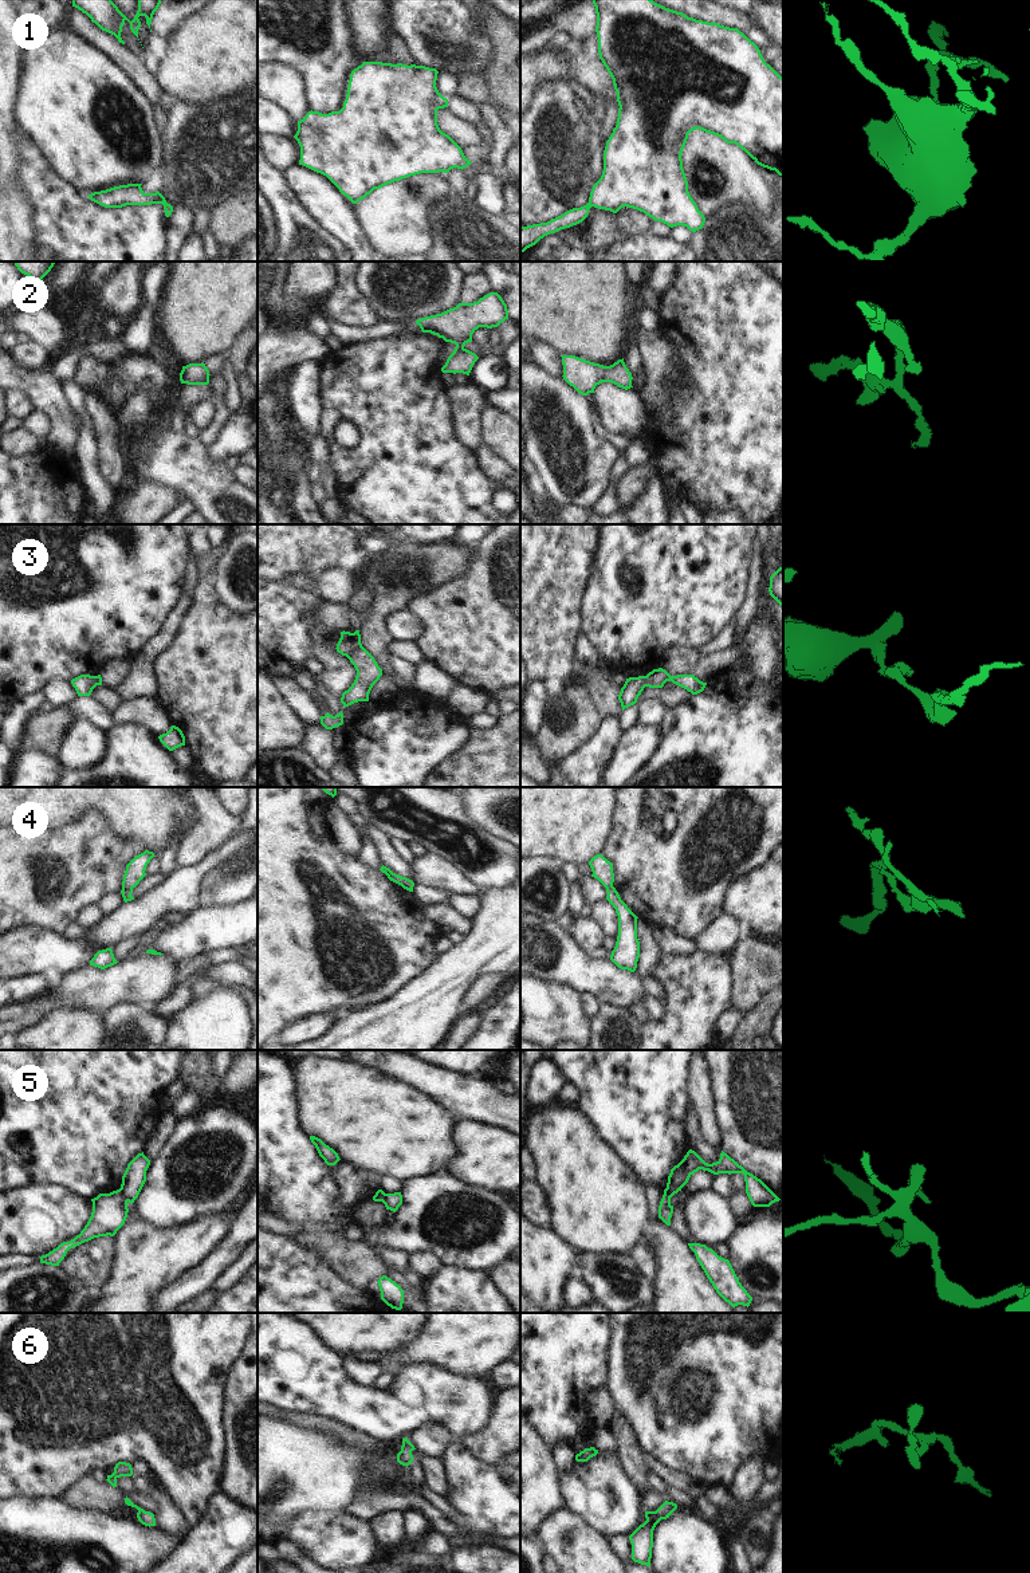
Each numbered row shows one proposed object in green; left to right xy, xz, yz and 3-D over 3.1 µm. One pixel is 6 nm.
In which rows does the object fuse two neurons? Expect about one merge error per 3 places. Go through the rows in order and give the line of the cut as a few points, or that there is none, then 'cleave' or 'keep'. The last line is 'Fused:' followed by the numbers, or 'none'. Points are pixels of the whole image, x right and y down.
1: no cut; keep
2: no cut; keep
3: cut in xz along (361, 645), (346, 656); cleave
4: cut in xy along (132, 888), (121, 892); cleave
5: cut in xy along (118, 1190), (128, 1200); cleave
6: no cut; keep
Fused: 3, 4, 5

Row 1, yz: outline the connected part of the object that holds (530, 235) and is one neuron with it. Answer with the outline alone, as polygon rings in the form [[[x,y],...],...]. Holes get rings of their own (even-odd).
[[[593,0],[597,13],[597,38],[598,38],[598,54],[608,72],[610,74],[617,93],[618,102],[618,118],[617,125],[613,129],[612,135],[606,141],[604,150],[604,172],[601,178],[593,185],[590,192],[589,202],[581,208],[573,208],[563,215],[551,219],[547,223],[532,224],[527,227],[520,227],[520,253],[527,248],[535,245],[540,239],[550,233],[555,233],[561,229],[570,228],[582,223],[591,207],[598,209],[610,211],[617,213],[622,207],[633,208],[644,212],[646,216],[652,217],[654,221],[661,221],[668,227],[673,228],[677,225],[687,227],[693,233],[703,228],[705,223],[704,215],[699,211],[696,202],[688,192],[688,181],[683,169],[683,149],[687,143],[688,134],[696,129],[705,133],[713,134],[724,139],[727,143],[735,143],[742,150],[744,150],[758,165],[775,170],[783,177],[783,78],[764,62],[758,46],[751,42],[743,32],[738,28],[730,28],[720,25],[718,23],[708,23],[703,20],[696,20],[688,17],[683,12],[677,12],[665,8],[653,0]]]

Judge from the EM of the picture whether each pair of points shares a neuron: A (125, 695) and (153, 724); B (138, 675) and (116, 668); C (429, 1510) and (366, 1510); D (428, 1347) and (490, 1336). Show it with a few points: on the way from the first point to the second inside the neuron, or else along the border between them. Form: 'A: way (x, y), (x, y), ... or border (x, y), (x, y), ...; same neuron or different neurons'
A: border (121, 700), (146, 696), (158, 704); different neurons
B: border (130, 661), (129, 675), (113, 689); different neurons
C: way (413, 1502), (382, 1502); same neuron
D: way (443, 1340), (452, 1336), (475, 1336); same neuron

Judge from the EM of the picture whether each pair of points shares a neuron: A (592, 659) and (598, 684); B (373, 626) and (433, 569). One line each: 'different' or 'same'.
A: different
B: same

